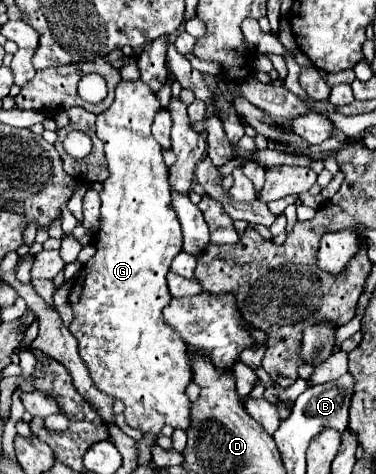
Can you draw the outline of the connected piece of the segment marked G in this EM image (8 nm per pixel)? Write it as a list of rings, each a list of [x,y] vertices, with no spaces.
[[[140,79],[120,81],[114,103],[96,119],[96,135],[104,143],[110,177],[102,183],[104,189],[100,193],[102,217],[100,229],[94,235],[98,251],[82,267],[78,281],[74,281],[68,295],[68,303],[74,311],[70,333],[78,339],[78,353],[92,375],[92,383],[108,397],[124,403],[124,419],[130,427],[154,435],[158,435],[164,425],[182,431],[190,427],[190,401],[186,397],[186,387],[192,381],[186,343],[162,317],[162,309],[172,299],[166,285],[166,273],[172,259],[182,251],[182,229],[170,203],[168,169],[162,161],[162,149],[150,131],[160,109],[156,93]]]

